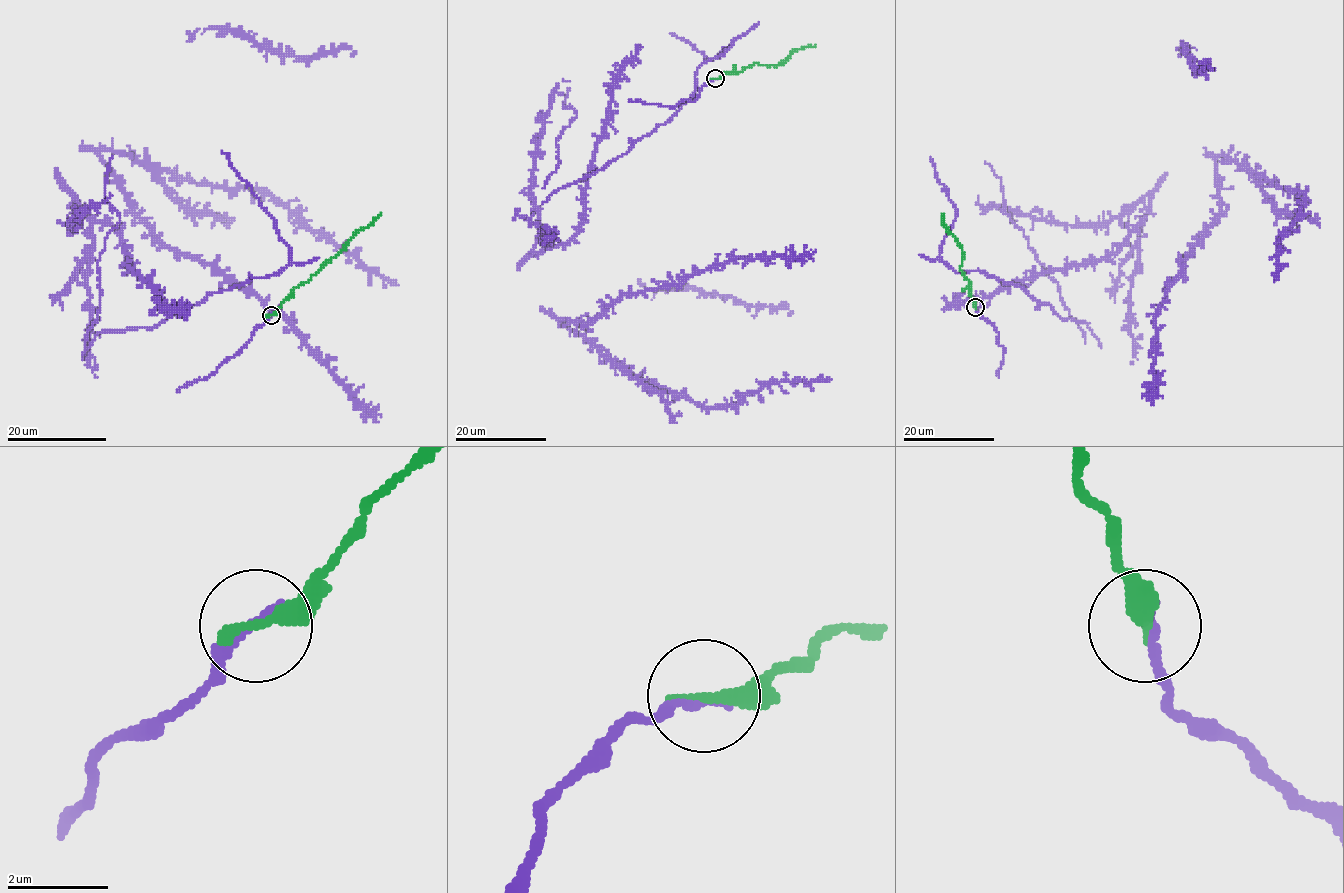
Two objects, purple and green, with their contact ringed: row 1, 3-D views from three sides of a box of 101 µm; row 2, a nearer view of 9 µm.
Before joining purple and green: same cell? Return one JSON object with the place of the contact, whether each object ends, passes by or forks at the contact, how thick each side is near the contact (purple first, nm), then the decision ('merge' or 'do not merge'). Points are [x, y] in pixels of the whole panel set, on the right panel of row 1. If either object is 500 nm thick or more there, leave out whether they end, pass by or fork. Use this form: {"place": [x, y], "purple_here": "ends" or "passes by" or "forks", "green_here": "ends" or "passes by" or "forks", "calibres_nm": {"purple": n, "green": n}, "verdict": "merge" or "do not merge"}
{"place": [975, 307], "purple_here": "ends", "green_here": "ends", "calibres_nm": {"purple": 200, "green": 360}, "verdict": "merge"}

